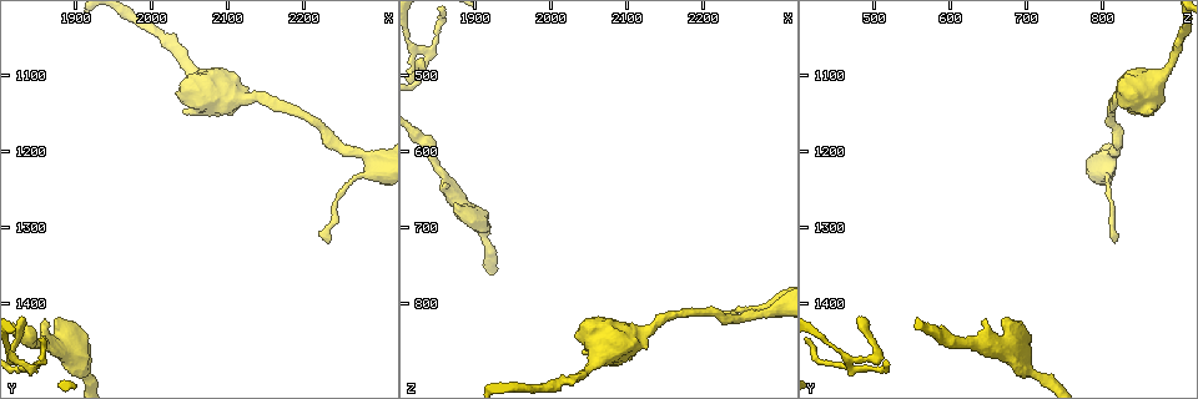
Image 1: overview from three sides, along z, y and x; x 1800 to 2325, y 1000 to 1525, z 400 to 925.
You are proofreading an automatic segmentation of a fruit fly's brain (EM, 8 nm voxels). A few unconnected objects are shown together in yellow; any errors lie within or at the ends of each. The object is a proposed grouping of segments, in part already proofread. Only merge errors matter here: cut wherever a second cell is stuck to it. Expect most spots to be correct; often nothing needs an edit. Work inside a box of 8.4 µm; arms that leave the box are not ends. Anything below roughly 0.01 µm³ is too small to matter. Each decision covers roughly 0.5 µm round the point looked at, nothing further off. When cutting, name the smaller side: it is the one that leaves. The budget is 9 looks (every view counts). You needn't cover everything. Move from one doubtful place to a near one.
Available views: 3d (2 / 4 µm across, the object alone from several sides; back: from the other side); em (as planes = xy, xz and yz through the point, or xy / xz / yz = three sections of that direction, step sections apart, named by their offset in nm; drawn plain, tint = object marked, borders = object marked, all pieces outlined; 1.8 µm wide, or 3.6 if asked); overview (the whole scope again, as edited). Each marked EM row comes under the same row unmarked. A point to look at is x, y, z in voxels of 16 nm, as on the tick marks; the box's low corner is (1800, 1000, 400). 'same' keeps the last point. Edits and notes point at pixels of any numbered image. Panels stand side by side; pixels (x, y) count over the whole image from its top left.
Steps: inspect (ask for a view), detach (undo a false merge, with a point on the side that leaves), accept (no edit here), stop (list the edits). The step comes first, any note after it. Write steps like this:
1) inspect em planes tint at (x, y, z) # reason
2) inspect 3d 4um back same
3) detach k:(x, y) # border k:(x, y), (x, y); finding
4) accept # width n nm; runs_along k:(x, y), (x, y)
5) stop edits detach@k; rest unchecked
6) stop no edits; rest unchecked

inspect 3d 2um at (2255, 1250, 810) # calibre changes

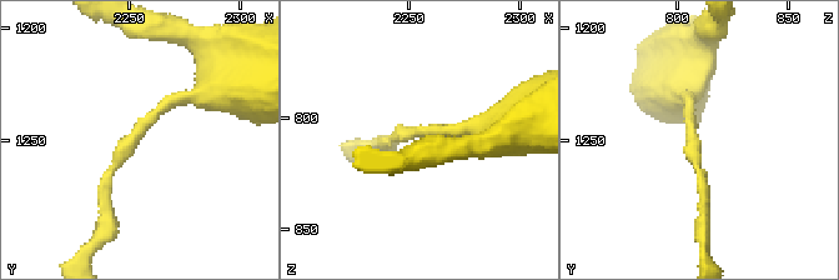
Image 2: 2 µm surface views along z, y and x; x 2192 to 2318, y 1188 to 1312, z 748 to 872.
inspect em planes tint at (2254, 1247, 806) # shape alone is not enough

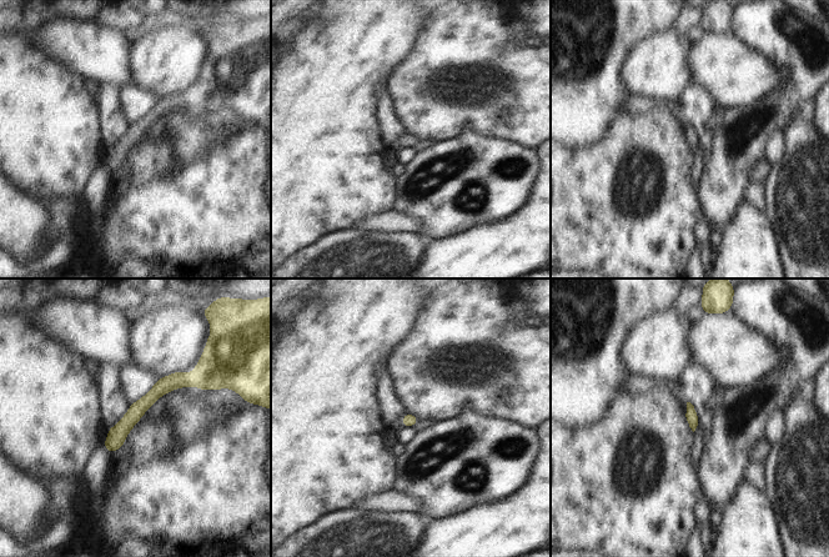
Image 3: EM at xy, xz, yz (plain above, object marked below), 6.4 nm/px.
accept # runs_along 3:(195, 380), (164, 385), (107, 445); all the same cell

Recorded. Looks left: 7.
inspect em xy step 8 tint at (1895, 1460, 680) # calibre changes

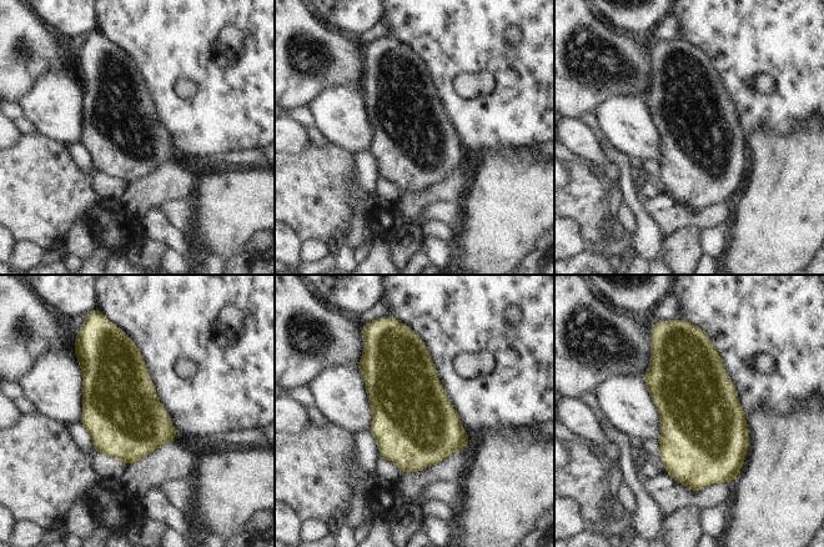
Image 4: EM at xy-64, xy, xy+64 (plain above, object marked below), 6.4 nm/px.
accept # one cell here

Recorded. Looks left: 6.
inspect em 3.6um planes borders at (1835, 1485, 465) # sharp bend

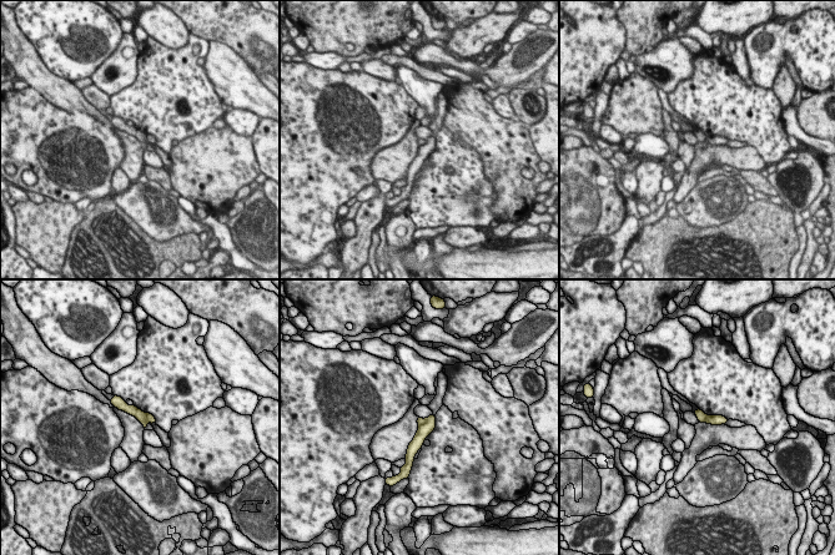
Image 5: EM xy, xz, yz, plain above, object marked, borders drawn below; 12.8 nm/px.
detach 5:(419, 420) # part_leaving 5:(115, 399), (142, 419); a second cell is stuck on

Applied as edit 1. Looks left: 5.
inspect overview # redraw

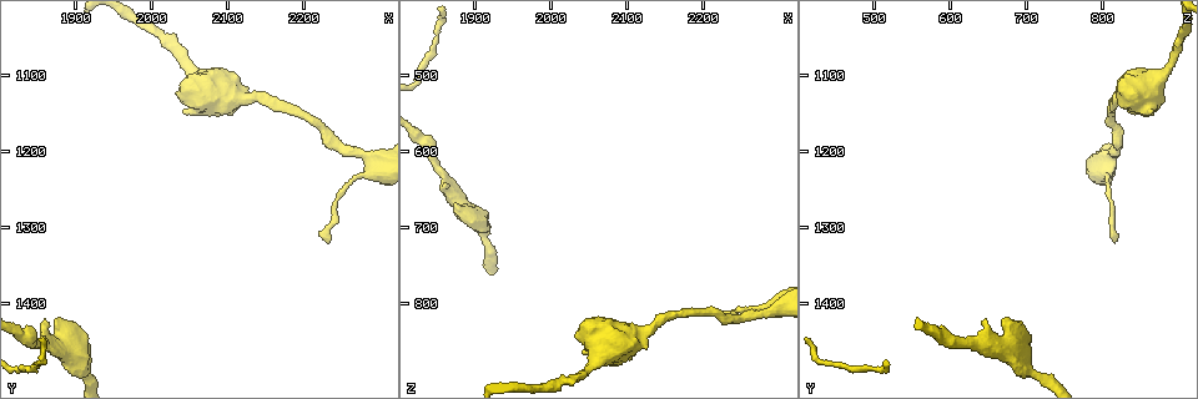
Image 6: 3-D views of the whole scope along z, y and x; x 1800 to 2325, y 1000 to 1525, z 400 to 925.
inspect em planes tint at (2065, 1105, 870)

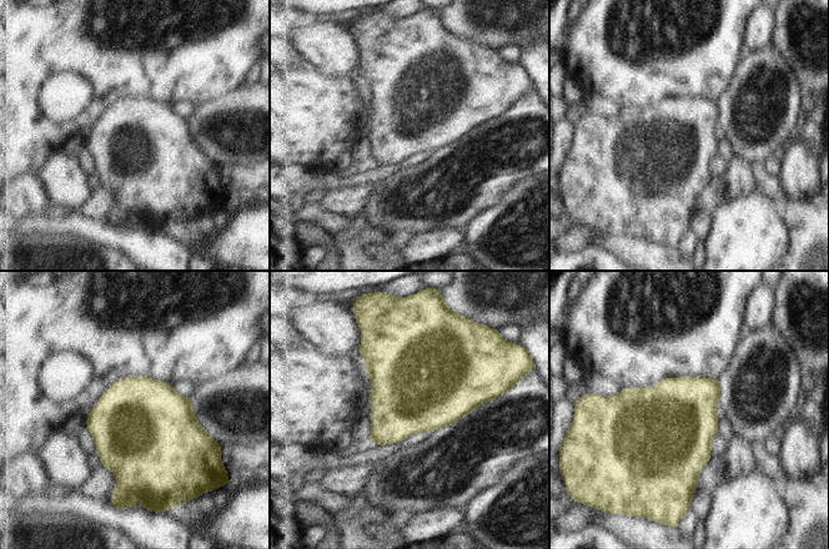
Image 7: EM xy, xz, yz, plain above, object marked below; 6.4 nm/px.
accept # continuous, no second cell

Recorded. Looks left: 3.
stop edits detach@5; rest unchecked

